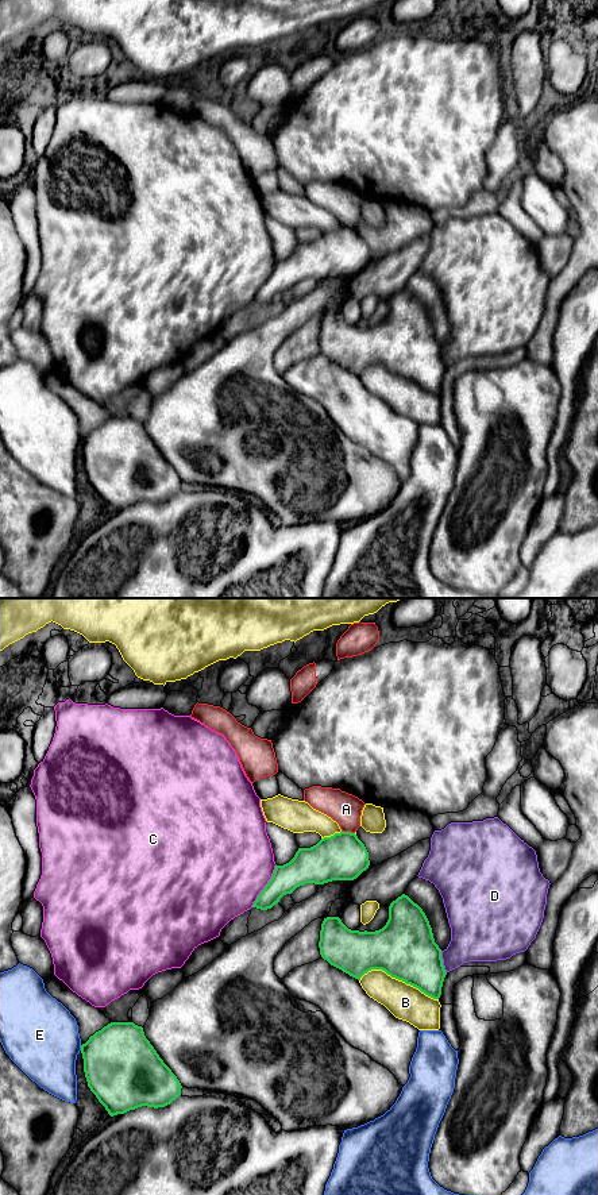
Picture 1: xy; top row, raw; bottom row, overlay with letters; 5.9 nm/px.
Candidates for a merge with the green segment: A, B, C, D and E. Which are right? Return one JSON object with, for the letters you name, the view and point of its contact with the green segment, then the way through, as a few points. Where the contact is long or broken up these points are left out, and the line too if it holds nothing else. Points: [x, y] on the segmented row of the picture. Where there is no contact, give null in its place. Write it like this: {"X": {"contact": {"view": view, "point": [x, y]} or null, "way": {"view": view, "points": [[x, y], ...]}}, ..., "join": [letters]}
{"join": []}

